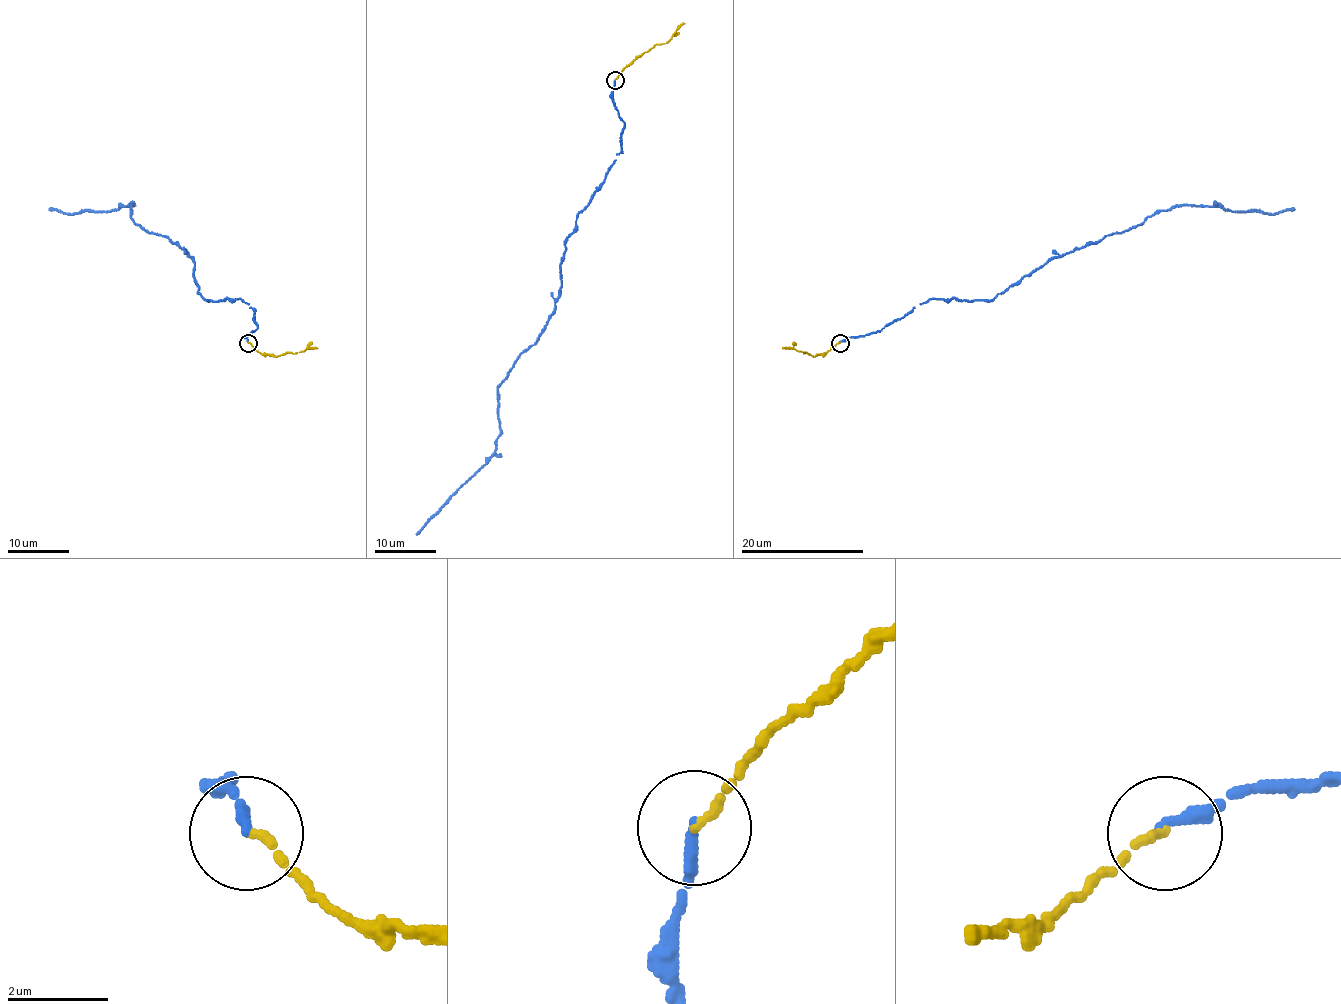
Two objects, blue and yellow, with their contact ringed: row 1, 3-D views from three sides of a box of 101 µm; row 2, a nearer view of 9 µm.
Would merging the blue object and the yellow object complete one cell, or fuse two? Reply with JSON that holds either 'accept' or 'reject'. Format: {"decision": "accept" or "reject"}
{"decision": "accept"}

